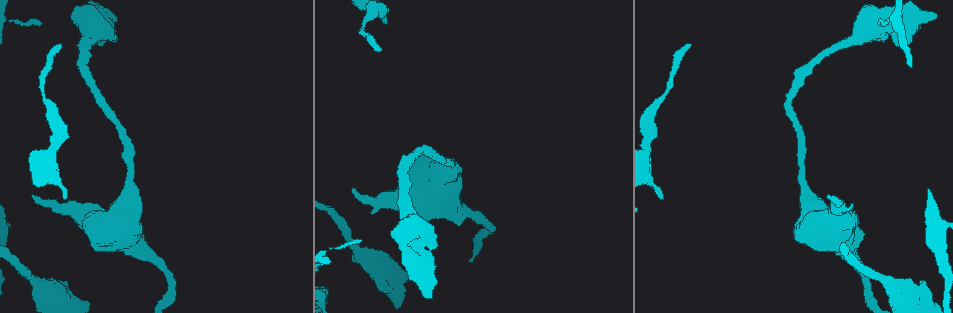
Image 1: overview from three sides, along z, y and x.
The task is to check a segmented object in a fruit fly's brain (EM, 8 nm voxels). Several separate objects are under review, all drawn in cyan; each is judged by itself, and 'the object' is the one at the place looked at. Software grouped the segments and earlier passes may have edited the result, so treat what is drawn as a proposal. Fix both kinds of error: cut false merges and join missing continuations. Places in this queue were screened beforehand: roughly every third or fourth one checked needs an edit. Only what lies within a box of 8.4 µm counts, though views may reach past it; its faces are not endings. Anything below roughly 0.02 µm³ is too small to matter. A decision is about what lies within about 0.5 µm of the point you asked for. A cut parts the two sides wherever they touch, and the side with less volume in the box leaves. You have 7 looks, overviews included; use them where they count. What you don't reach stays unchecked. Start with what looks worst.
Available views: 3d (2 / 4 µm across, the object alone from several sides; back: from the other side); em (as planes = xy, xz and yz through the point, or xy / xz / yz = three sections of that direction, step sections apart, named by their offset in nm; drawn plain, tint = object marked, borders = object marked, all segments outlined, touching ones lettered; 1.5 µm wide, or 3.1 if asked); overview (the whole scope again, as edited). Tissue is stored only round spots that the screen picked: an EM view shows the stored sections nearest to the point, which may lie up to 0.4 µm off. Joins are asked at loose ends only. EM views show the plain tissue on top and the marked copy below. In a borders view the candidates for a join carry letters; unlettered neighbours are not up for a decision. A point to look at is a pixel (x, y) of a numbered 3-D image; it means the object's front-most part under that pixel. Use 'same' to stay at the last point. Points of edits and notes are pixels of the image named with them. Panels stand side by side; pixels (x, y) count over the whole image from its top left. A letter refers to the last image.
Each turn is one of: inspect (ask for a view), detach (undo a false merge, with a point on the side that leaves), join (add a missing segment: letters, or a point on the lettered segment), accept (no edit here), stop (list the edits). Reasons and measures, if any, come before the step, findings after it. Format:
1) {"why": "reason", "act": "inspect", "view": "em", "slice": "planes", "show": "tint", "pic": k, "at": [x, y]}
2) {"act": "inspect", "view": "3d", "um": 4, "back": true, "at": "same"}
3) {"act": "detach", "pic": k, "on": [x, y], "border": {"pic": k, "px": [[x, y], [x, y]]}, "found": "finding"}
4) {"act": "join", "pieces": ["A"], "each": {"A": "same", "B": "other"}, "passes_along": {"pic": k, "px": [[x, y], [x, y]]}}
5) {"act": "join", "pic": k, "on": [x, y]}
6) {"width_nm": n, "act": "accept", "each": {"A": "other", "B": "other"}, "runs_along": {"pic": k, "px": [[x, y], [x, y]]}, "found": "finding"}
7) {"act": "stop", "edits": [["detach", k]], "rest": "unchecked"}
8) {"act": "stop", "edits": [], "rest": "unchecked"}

{"why": "branch stops here", "act": "inspect", "view": "3d", "um": 4, "back": true, "pic": 1, "at": [61, 44]}

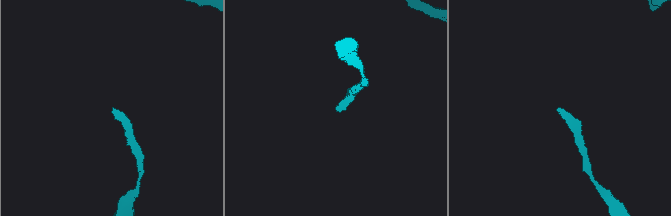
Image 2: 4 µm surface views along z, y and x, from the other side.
{"act": "inspect", "view": "em", "slice": "xz", "step": 4, "show": "tint", "pic": 2, "at": [113, 108]}

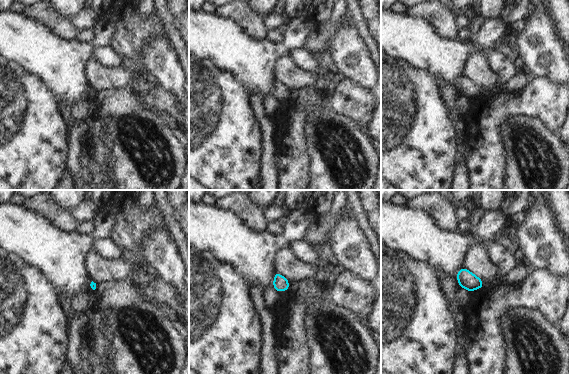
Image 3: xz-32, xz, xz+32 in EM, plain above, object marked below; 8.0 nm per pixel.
{"why": "what lies round it", "act": "inspect", "view": "em", "slice": "xz", "step": 4, "show": "borders", "at": "same"}

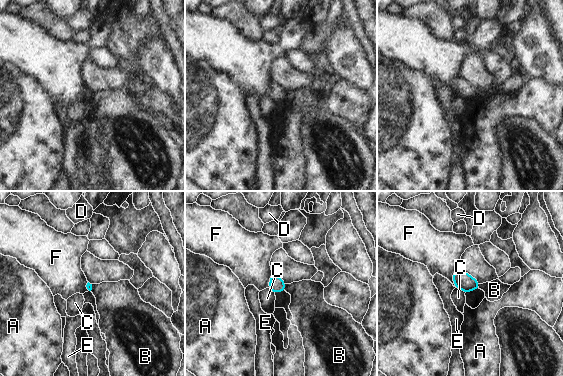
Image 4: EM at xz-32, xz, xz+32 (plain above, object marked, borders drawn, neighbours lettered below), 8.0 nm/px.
{"longest_contact_nm": ["F", 160], "act": "accept", "each": {"A": "other", "B": "other", "C": "other", "D": "other", "E": "other", "F": "other"}, "border": {"pic": 4, "px": [[460, 268], [453, 273], [454, 286]]}, "found": "no lettered segment goes on from it"}

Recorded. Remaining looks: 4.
{"why": "branch stops here", "act": "inspect", "view": "3d", "um": 4, "pic": 1, "at": [66, 198]}

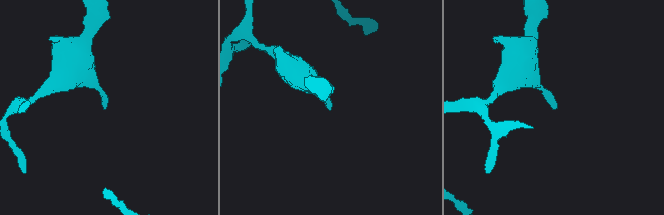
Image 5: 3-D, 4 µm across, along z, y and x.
{"act": "inspect", "view": "em", "slice": "xy", "step": 8, "show": "tint", "pic": 5, "at": [554, 106]}

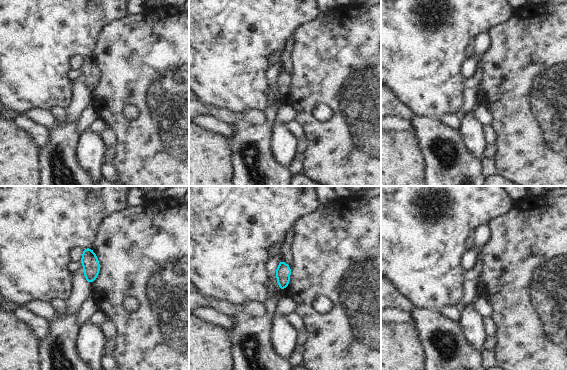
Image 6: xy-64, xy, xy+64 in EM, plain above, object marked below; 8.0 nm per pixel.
{"why": "cut it another way", "act": "inspect", "view": "em", "slice": "xz", "step": 4, "show": "borders", "at": "same"}

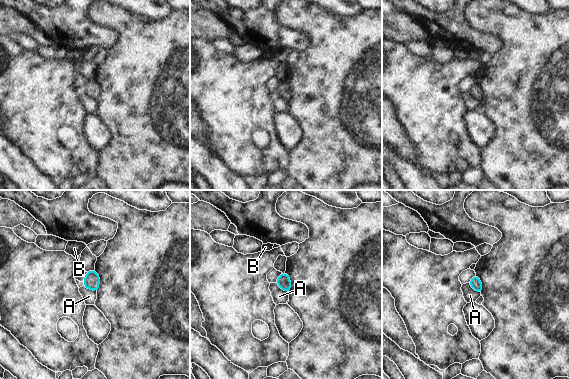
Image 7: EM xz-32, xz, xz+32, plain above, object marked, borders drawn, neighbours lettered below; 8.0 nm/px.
{"longest_contact_nm": ["A", 140], "act": "accept", "each": {"A": "other", "B": "other"}, "found": "no lettered segment goes on from it"}

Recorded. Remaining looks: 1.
{"why": "free end", "act": "inspect", "view": "em", "slice": "planes", "show": "borders", "pic": 1, "at": [877, 23]}

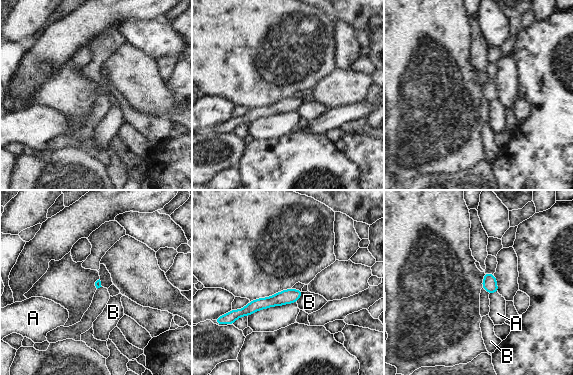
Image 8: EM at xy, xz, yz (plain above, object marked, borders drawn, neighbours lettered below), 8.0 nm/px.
{"longest_contact_nm": ["B", 100], "act": "accept", "each": {"A": "other", "B": "other"}, "runs_along": {"pic": 8, "px": [[299, 292], [235, 313]]}, "found": "none of them fits"}

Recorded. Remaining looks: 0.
{"act": "stop", "edits": [], "rest": "unchecked"}

